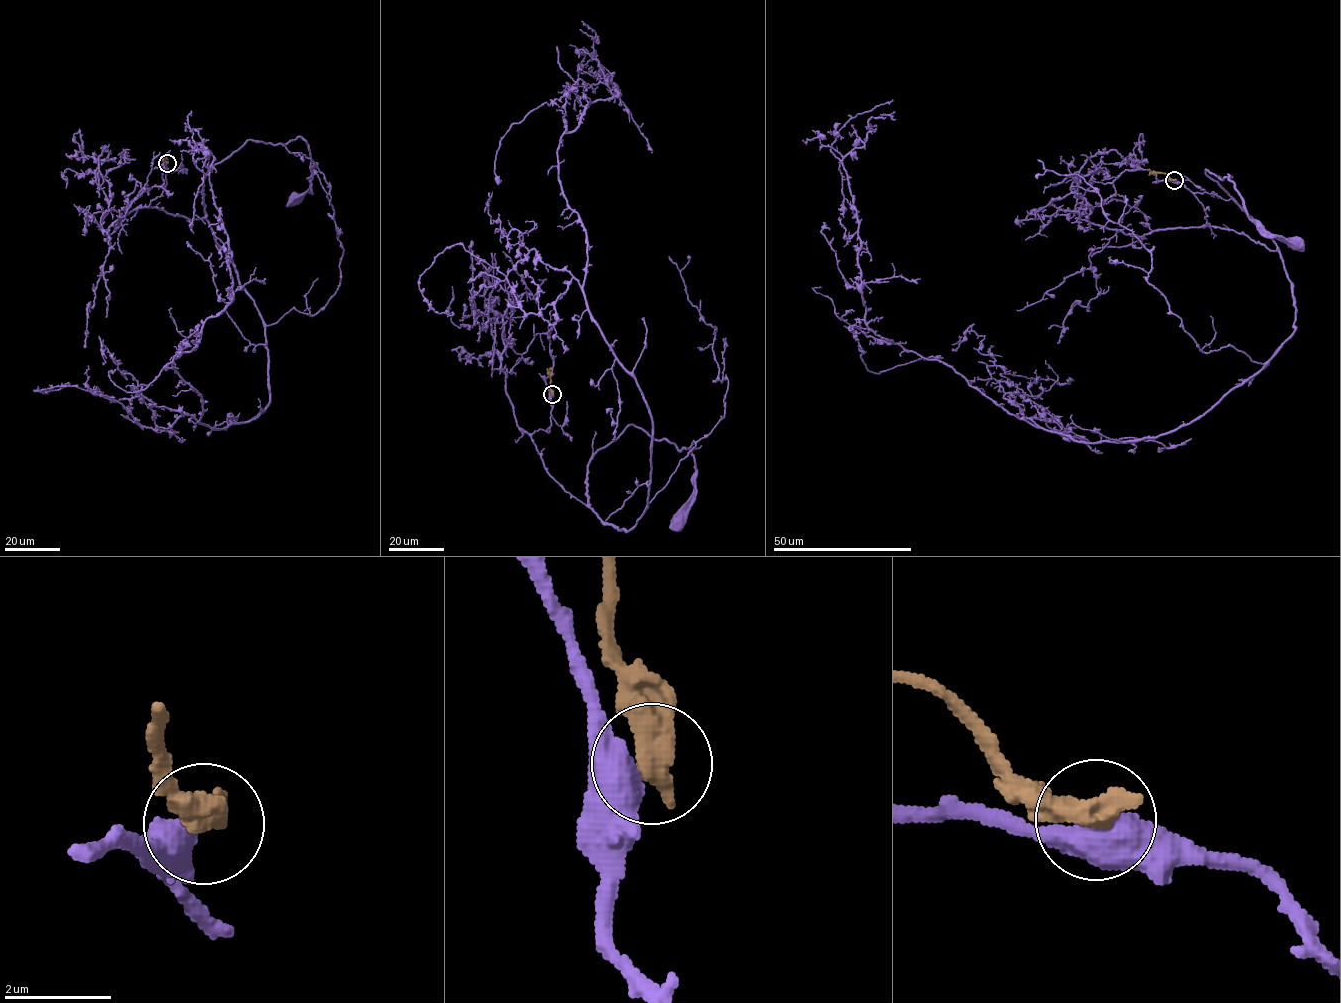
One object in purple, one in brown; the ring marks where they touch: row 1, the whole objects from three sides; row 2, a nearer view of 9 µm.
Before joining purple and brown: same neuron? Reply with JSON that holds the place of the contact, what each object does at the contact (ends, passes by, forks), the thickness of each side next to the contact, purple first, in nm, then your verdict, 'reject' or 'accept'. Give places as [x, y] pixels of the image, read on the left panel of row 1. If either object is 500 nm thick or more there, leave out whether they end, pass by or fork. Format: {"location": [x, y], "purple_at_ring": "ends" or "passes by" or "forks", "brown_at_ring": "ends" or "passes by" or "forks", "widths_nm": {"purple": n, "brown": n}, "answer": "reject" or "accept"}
{"location": [167, 163], "widths_nm": {"purple": 440, "brown": 600}, "answer": "reject"}

